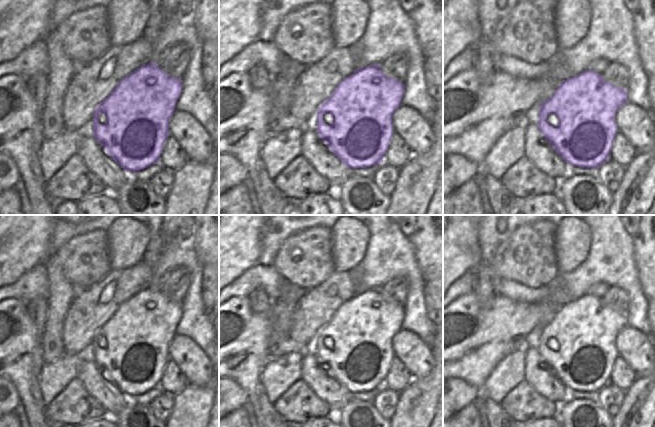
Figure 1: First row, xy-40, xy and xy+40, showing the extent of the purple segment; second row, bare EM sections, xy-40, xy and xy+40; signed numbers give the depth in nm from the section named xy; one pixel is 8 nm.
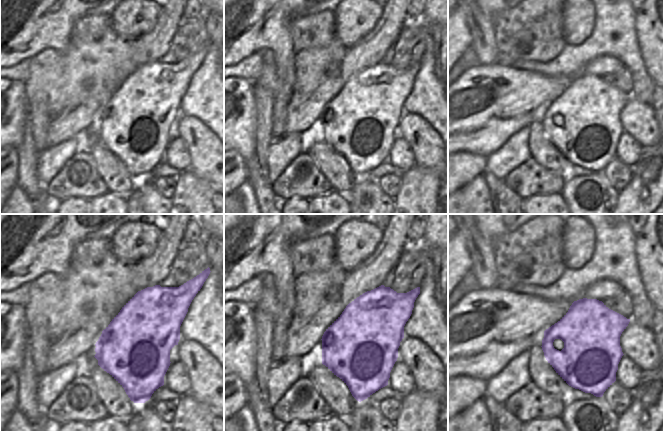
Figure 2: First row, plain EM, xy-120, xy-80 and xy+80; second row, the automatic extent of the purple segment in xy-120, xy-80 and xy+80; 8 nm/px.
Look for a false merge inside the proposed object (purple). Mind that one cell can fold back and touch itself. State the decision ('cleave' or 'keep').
keep

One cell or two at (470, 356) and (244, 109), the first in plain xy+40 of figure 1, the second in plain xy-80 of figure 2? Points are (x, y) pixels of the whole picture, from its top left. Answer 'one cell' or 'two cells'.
one cell

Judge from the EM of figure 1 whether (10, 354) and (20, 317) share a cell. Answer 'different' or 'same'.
same

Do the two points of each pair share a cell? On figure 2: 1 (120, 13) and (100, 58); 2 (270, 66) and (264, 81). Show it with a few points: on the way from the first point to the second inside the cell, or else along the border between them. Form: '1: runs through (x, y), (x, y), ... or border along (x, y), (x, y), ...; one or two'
1: border along (112, 28), (119, 36), (134, 39); two
2: runs through (268, 70), (268, 77); one

